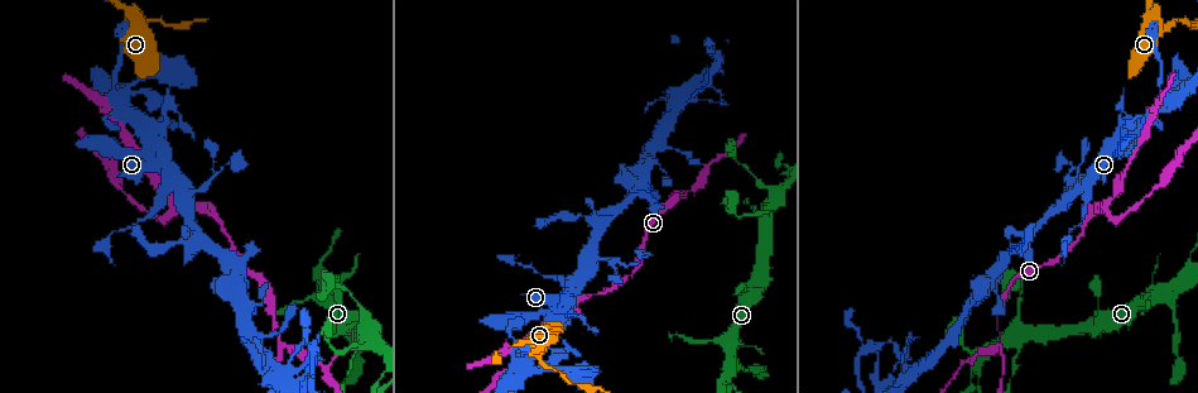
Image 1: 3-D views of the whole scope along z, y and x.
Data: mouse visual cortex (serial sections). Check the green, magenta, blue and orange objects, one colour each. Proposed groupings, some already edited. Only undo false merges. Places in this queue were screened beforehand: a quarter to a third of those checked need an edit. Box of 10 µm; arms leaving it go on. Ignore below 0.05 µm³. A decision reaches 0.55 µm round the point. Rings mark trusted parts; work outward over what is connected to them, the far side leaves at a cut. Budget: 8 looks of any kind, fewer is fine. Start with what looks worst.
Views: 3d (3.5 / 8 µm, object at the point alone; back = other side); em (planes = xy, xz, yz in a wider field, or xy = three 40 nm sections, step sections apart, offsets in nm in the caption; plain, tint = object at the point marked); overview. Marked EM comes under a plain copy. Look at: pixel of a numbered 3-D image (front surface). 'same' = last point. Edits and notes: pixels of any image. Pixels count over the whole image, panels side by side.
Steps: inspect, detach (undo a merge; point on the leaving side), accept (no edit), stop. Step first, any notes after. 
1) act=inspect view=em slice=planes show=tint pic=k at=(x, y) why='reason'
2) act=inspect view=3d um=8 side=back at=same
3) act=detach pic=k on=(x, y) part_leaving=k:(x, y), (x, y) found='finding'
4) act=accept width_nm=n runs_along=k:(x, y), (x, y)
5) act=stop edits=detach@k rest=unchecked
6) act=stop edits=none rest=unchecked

act=inspect view=3d um=3.5 pic=1 at=(1106, 204) why='narrows sharply'

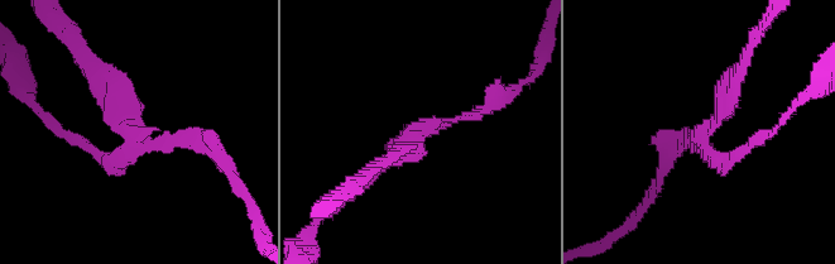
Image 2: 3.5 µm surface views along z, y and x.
act=detach pic=2 on=(413, 157) arm_widths_nm=150,150,200 part_leaving=2:(143, 134), (77, 48) found='two cells meet here'

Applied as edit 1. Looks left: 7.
act=inspect view=overview

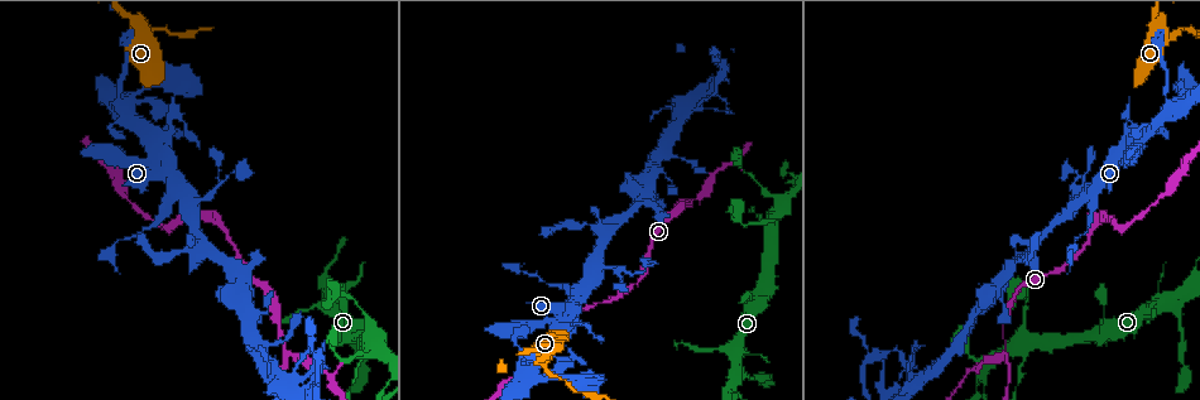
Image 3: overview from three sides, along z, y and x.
act=inspect view=em slice=xy step=3 show=tint pic=3 at=(1004, 346) why='three arms meet'

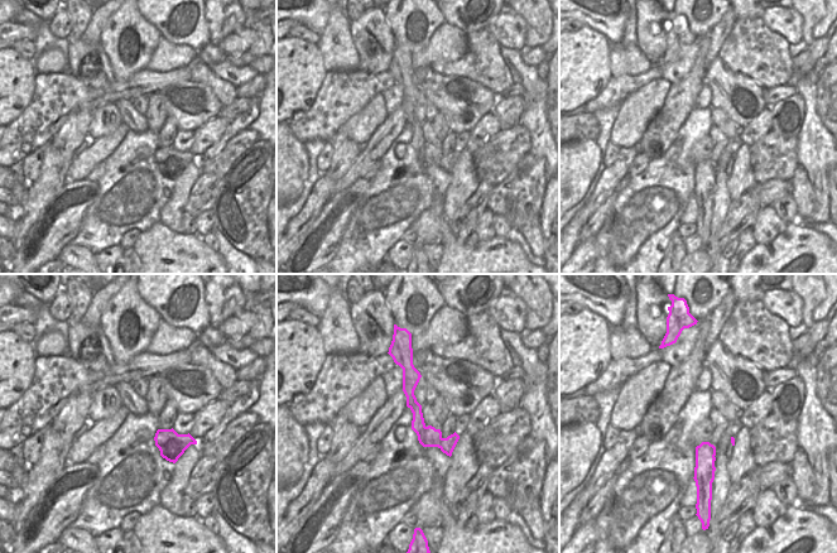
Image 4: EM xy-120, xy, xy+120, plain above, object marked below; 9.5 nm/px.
act=inspect view=3d um=3.5 side=back at=same

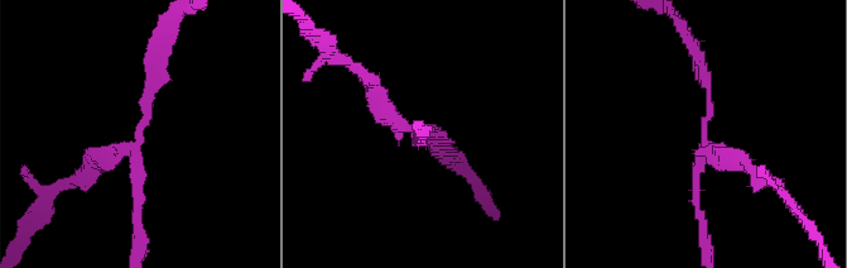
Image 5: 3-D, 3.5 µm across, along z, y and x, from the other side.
act=detach pic=5 on=(725, 158) arms=3 arm_widths_nm=150,150,250 part_leaving=5:(706, 143), (780, 190) found='two cells meet here'

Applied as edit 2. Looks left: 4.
act=inspect view=overview

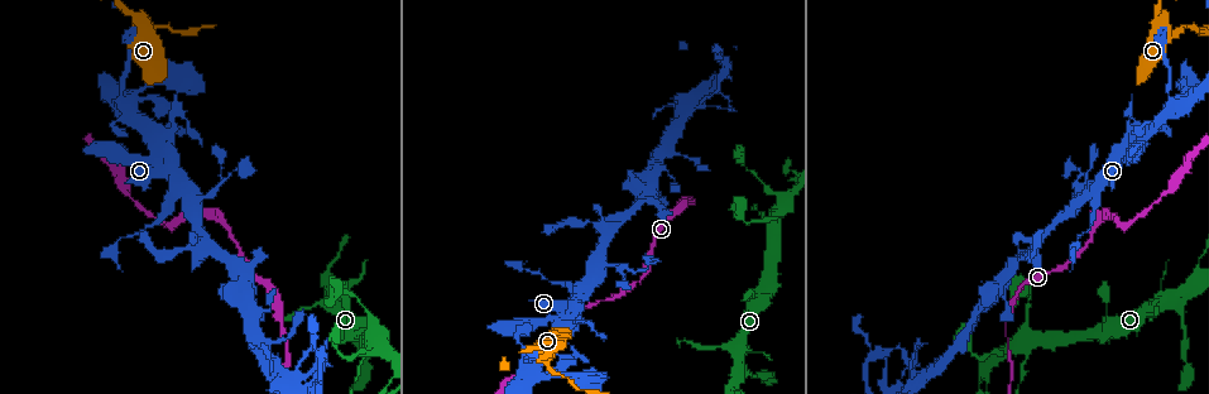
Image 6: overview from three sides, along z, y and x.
act=inspect view=3d um=3.5 pic=6 at=(206, 240)

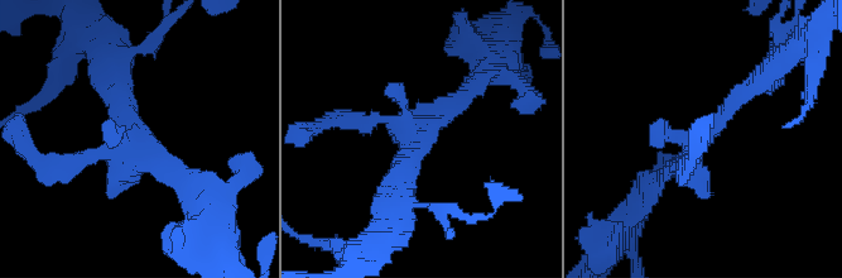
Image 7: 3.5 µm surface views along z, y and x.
act=inspect view=em slice=planes show=tint pic=7 at=(419, 137)

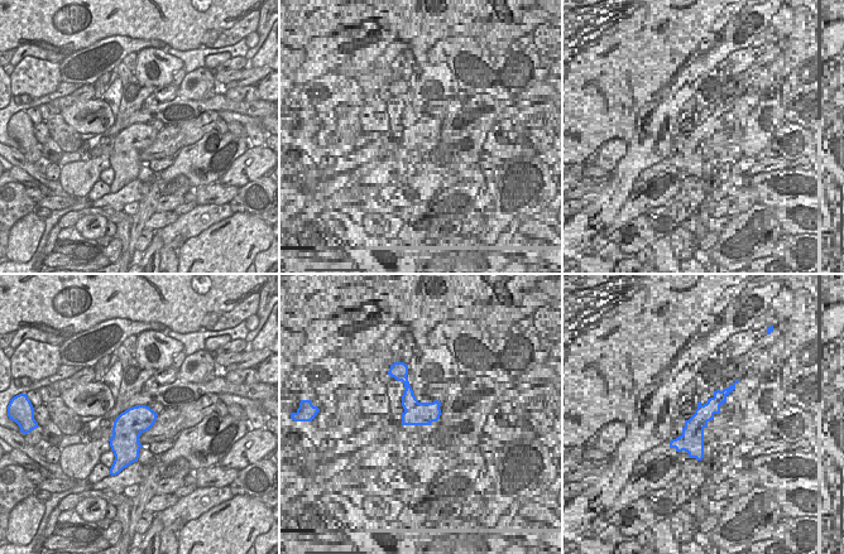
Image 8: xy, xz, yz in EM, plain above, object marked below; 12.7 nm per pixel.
act=accept runs_along=7:(760, 80), (737, 95), (654, 188) found='one cell here'

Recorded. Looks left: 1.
act=stop edits=detach@2,detach@5 rest=unchecked

